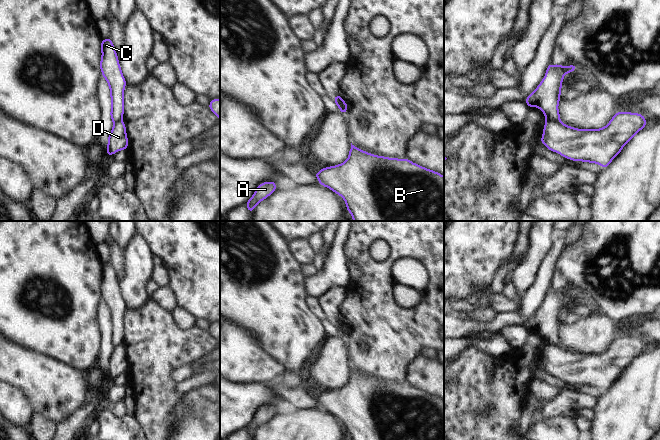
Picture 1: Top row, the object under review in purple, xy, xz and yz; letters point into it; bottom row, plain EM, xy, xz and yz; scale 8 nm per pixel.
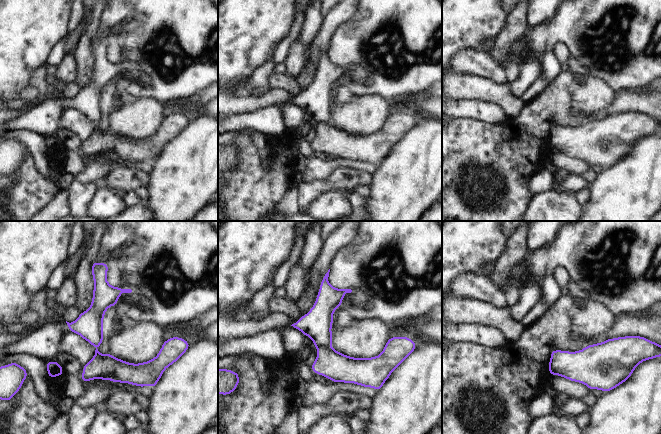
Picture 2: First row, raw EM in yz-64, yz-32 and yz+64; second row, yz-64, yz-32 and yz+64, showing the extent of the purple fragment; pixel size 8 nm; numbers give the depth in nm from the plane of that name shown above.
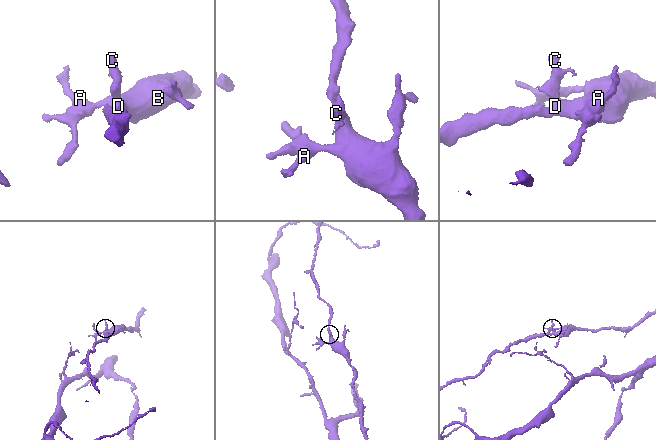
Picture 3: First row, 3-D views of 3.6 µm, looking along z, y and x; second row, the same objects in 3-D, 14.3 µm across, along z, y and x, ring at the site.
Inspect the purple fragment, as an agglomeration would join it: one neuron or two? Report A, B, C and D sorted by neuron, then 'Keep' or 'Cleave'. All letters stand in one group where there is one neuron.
Groups: A B D / C. Cleave.

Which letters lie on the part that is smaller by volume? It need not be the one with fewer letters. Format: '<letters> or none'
C

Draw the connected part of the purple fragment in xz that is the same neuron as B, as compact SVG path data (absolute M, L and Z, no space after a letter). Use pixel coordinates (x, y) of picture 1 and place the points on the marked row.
M351 143L348 159L345 162L339 165L322 168L314 174L314 176L318 179L320 185L331 189L344 199L346 202L346 209L352 215L353 221L444 221L444 176L436 171L413 163L407 158L398 159L373 155L355 147Z

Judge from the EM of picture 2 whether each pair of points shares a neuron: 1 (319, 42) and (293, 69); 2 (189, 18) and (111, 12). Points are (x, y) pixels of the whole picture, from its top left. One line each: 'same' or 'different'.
1: different
2: different

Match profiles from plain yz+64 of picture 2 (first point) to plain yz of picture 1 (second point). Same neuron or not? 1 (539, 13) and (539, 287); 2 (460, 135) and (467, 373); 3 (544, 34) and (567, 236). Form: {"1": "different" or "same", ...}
{"1": "different", "2": "same", "3": "different"}

